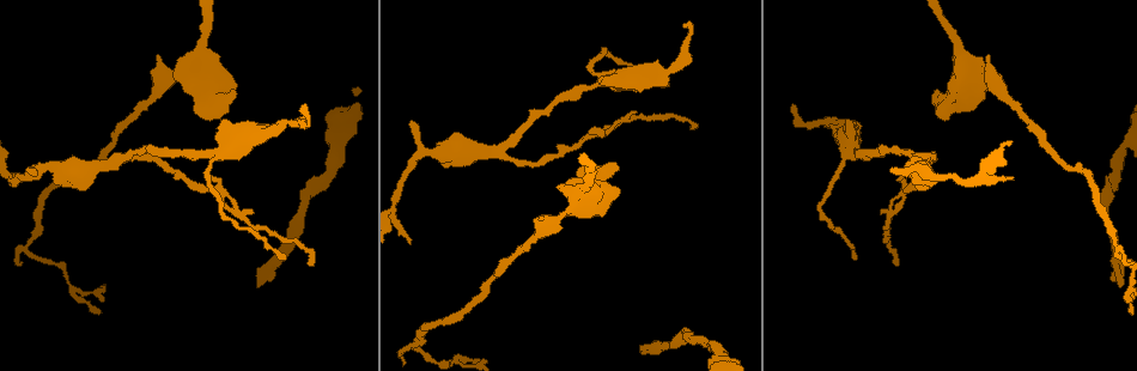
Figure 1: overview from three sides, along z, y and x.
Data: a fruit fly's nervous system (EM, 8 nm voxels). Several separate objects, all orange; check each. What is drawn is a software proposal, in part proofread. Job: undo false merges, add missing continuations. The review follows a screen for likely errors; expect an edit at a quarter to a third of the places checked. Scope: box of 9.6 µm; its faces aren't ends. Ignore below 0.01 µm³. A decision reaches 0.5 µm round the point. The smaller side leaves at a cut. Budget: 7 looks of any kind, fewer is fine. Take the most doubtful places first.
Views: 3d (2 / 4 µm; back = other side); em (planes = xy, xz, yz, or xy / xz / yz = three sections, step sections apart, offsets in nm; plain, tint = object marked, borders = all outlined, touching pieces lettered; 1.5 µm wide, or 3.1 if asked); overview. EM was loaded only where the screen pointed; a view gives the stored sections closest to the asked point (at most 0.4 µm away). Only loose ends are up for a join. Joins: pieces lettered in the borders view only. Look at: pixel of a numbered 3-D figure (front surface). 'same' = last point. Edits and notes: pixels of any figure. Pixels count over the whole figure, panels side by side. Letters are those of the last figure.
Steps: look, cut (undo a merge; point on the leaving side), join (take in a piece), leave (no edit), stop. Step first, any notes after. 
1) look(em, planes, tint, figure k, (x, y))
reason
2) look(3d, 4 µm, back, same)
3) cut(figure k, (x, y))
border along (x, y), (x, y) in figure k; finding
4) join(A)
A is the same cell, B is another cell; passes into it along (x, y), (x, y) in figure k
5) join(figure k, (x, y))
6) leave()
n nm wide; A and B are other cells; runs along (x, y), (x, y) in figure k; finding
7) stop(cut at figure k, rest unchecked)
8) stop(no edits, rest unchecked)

look(em, planes, tint, figure 1, (411, 241))
free end

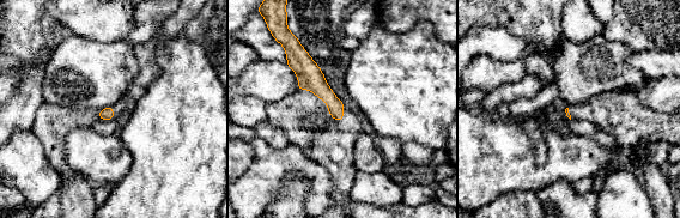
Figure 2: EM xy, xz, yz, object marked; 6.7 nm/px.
look(em, planes, borders, same)
what lies round it

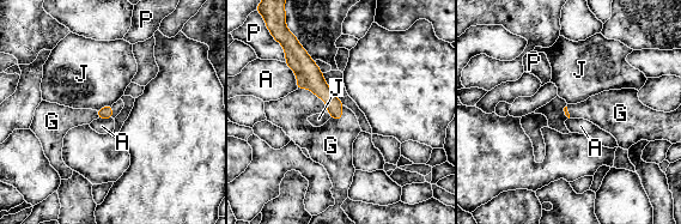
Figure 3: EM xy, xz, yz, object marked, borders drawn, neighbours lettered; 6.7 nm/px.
join(G)
G is the same cell, A, J and P are other cells; it goes on there

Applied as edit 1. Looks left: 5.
look(em, planes, borders, figure 1, (687, 24))
free end

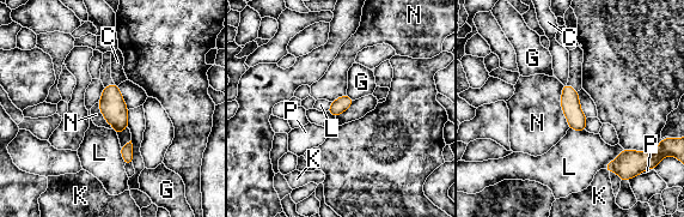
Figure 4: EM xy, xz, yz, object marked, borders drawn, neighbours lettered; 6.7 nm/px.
leave()
100 nm wide; C, G, K, L, N and P are other cells; border along (562, 85), (561, 110), (569, 127) in figure 4; no lettered piece goes on from it

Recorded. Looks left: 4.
look(em, yz, step 4, tint, figure 1, (693, 129))
tapers out

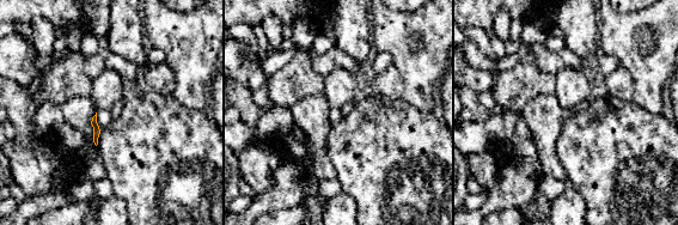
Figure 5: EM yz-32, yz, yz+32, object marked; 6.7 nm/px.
look(em, yz, step 4, borders, same)
see the neighbours

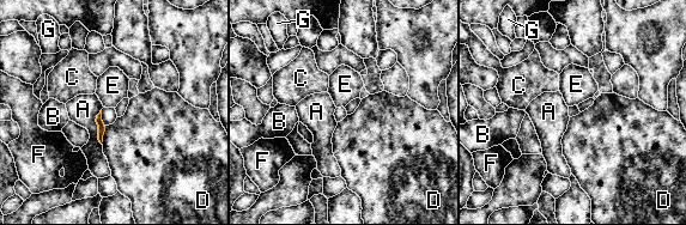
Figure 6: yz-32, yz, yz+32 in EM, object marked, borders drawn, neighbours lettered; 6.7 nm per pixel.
leave()
A, B, C, D, E, F and G are other cells; border along (105, 126), (105, 133), (101, 143) in figure 6; no lettered piece goes on from it

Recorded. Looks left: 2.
stop(join at figure 3, rest unchecked)

